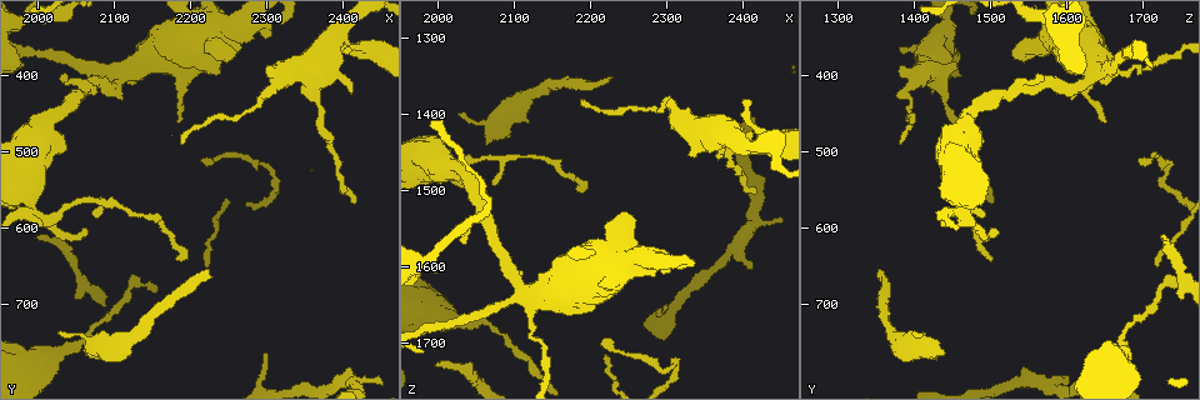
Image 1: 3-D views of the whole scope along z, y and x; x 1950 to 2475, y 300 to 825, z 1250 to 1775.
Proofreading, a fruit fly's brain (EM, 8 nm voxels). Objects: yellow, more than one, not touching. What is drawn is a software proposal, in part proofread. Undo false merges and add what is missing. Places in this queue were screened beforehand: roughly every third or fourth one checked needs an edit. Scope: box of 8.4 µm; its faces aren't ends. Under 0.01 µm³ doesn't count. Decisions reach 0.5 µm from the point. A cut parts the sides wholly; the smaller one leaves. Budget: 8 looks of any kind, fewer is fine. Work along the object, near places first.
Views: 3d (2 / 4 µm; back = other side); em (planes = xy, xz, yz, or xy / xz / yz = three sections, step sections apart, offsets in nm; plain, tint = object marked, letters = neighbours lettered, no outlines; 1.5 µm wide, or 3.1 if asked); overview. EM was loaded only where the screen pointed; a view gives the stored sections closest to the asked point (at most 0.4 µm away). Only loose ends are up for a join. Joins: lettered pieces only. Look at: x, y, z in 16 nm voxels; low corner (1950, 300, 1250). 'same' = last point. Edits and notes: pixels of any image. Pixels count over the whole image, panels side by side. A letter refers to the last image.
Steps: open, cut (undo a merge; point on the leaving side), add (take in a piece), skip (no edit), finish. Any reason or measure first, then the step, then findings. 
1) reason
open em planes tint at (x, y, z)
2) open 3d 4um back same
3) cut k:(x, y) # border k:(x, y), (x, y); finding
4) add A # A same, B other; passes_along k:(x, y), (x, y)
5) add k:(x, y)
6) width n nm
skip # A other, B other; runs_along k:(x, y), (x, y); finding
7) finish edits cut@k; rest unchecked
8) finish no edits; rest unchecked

free end
open em planes letters at (2000, 610, 1725)

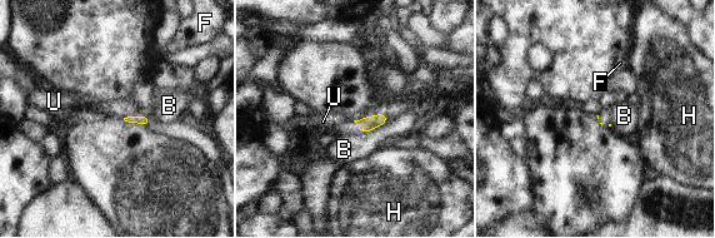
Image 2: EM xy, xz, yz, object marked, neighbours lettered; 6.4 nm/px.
add U # B other, F other, H other, U same; passes_along 2:(368, 123), (358, 125), (338, 127); the neuron continues

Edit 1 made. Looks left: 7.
see it whole again
open overview

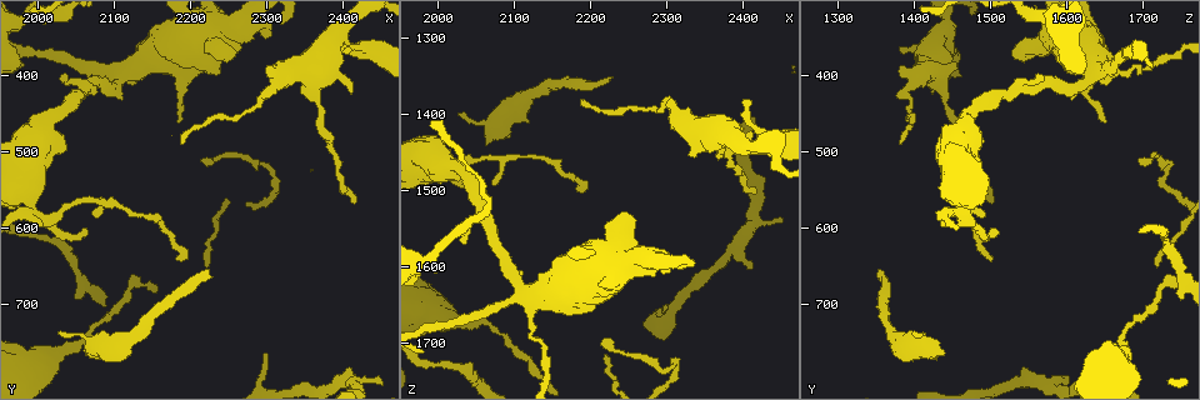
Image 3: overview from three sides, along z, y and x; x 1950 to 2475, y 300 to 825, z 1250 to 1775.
an open end
open 3d 4um at (2025, 735, 1395)

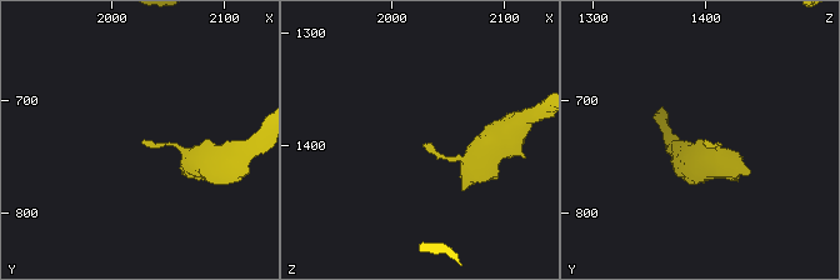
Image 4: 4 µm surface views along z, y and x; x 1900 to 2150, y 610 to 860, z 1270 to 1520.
need the tissue
open em xy step 4 letters at (2026, 736, 1398)

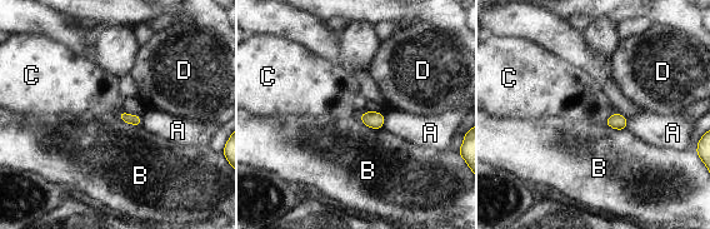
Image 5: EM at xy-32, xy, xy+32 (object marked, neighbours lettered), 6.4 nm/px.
skip # A other, B other, C other, D other; border 5:(116, 115), (124, 122), (140, 127); no lettered piece goes on from it

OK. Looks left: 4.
tapers out
open em yz step 4 letters at (2405, 370, 1375)

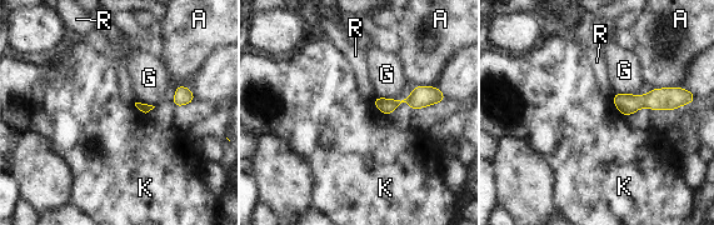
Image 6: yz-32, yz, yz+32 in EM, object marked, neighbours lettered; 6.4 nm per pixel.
skip # A other, G other, K other, R other; border 6:(610, 96), (614, 105), (625, 116); none of them fits

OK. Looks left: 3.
finish edits add@2; rest unchecked

